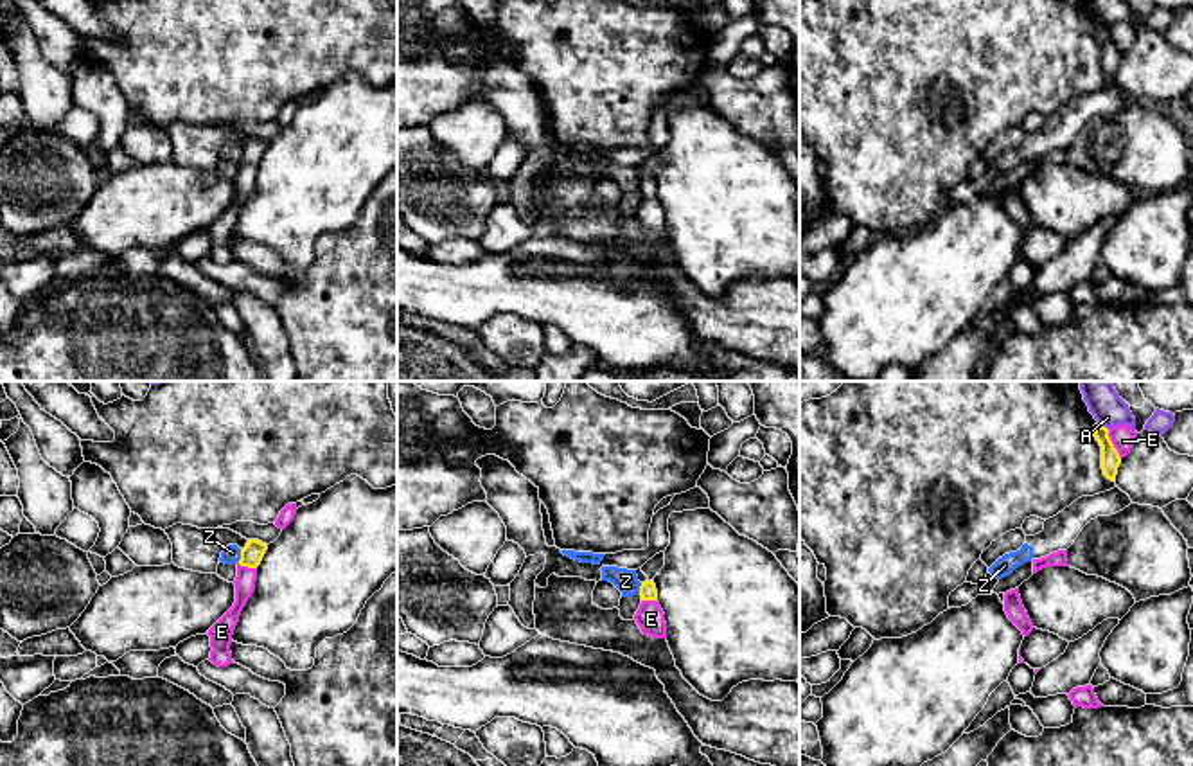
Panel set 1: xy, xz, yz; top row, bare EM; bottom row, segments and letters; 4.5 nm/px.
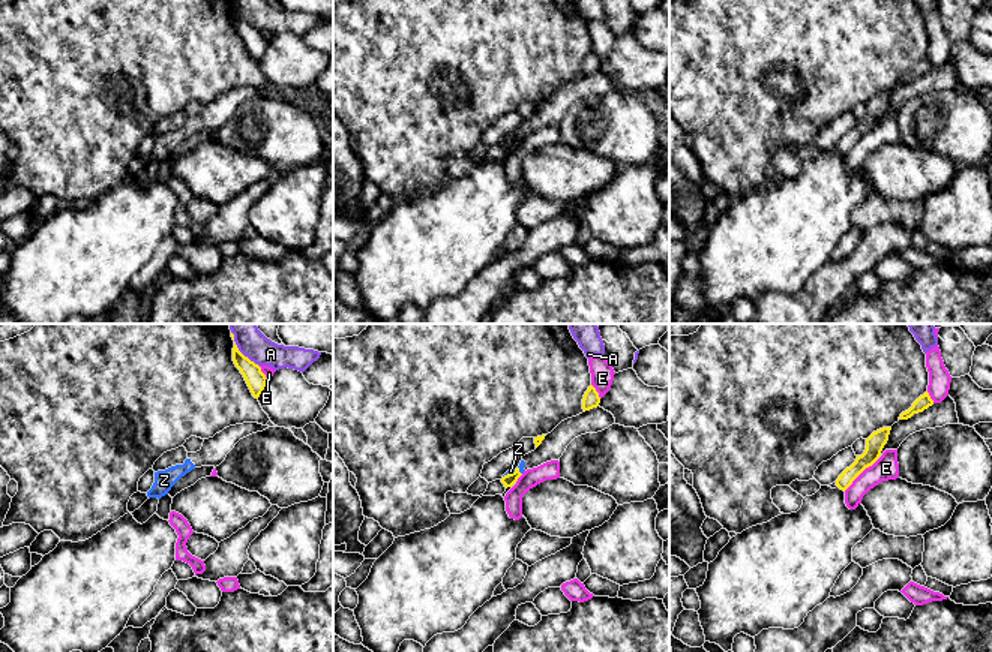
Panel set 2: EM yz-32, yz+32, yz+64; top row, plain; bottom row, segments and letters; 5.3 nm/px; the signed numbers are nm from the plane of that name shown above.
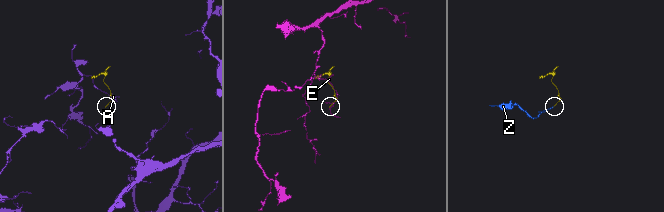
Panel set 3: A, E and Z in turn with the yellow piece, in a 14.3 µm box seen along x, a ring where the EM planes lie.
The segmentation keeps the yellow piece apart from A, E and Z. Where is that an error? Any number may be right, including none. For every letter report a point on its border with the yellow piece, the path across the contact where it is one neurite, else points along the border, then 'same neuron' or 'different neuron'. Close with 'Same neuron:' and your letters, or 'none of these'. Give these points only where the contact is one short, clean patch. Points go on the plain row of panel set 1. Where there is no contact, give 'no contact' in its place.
A: contact yz (1104, 24); different neuron
E: contact yz (1111, 40); different neuron
Z: contact xy (241, 153); border xy (241, 146), (238, 159); different neuron
Same neuron: none of these

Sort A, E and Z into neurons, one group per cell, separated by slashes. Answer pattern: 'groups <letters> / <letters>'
groups A / E / Z

